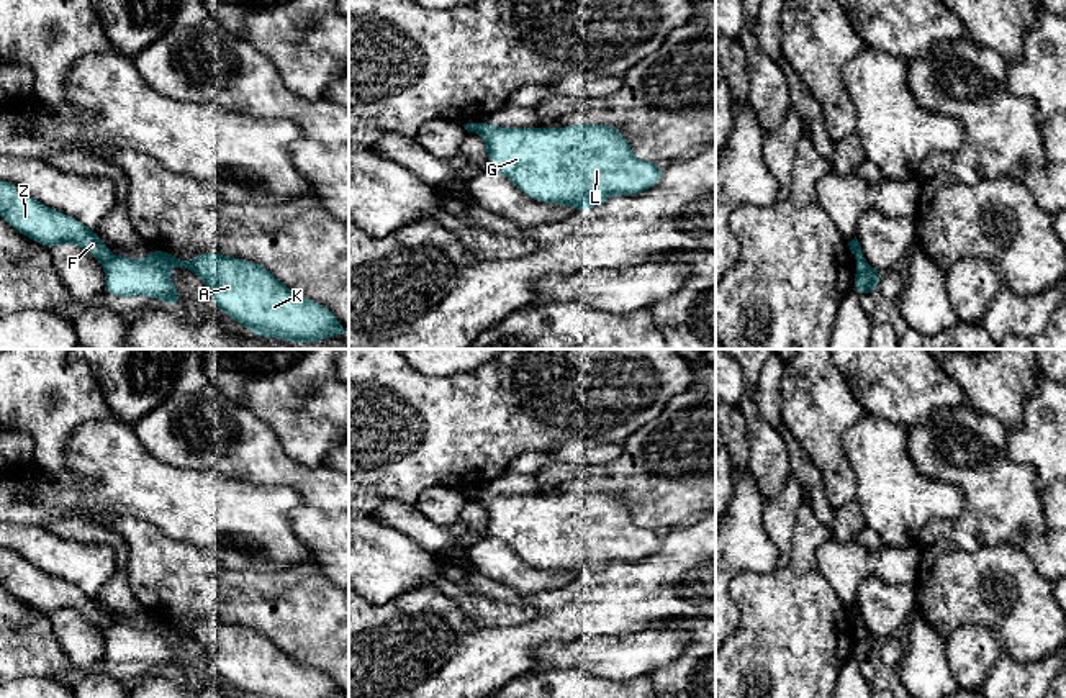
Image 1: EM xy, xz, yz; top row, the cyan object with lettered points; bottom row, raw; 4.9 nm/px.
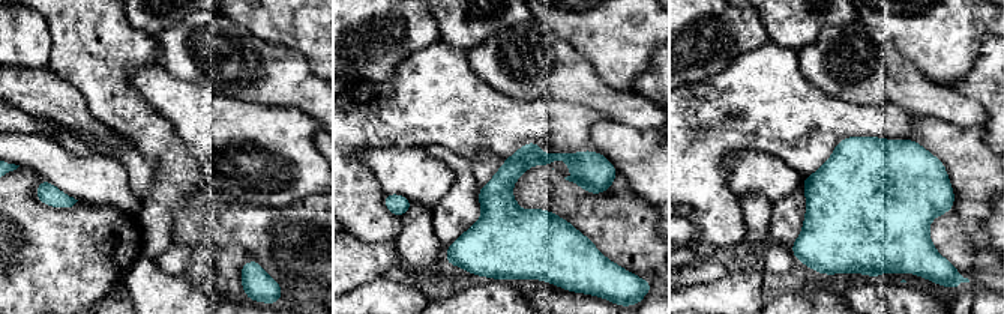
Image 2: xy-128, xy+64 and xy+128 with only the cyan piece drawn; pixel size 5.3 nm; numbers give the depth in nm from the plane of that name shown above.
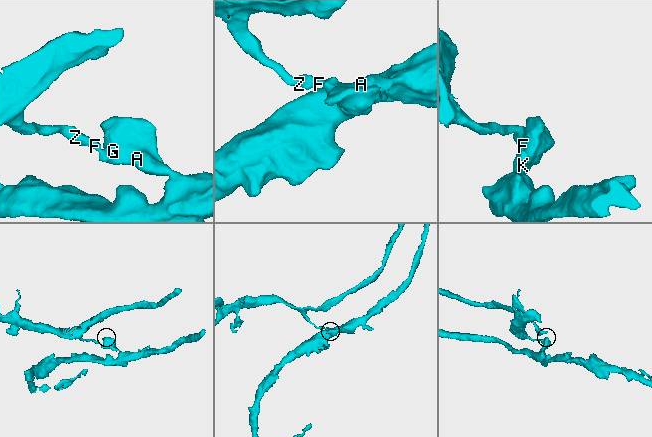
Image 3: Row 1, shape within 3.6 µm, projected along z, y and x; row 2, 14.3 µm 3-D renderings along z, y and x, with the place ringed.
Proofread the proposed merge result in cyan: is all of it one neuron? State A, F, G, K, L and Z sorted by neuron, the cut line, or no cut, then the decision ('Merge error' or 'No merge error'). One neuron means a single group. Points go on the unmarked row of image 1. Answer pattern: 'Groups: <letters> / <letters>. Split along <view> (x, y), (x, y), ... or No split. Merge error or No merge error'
Groups: A G K L / F Z. Split along xy (113, 623), (103, 631). Merge error

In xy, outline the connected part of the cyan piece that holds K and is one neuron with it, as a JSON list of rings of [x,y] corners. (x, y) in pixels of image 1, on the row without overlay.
[[[152,614],[141,629],[113,623],[103,631],[103,659],[180,672],[180,660],[167,642],[169,632],[195,639],[218,677],[251,698],[346,698],[329,675],[296,662],[265,634],[218,619],[203,619],[188,629]]]

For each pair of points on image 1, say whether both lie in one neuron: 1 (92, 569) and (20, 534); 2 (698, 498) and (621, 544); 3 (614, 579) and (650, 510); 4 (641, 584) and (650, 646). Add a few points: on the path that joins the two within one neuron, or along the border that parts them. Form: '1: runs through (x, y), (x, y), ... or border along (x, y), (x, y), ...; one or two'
1: runs through (74, 561), (54, 556), (38, 546); one
2: runs through (678, 498), (667, 498), (641, 525); one
3: border along (659, 548), (634, 561), (613, 561), (587, 575); two
4: border along (647, 626), (623, 636), (609, 636); two

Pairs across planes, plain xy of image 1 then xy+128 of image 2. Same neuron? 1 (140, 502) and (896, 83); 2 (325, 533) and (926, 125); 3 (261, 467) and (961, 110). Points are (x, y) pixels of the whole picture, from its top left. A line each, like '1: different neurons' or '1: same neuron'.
1: different neurons
2: same neuron
3: same neuron

